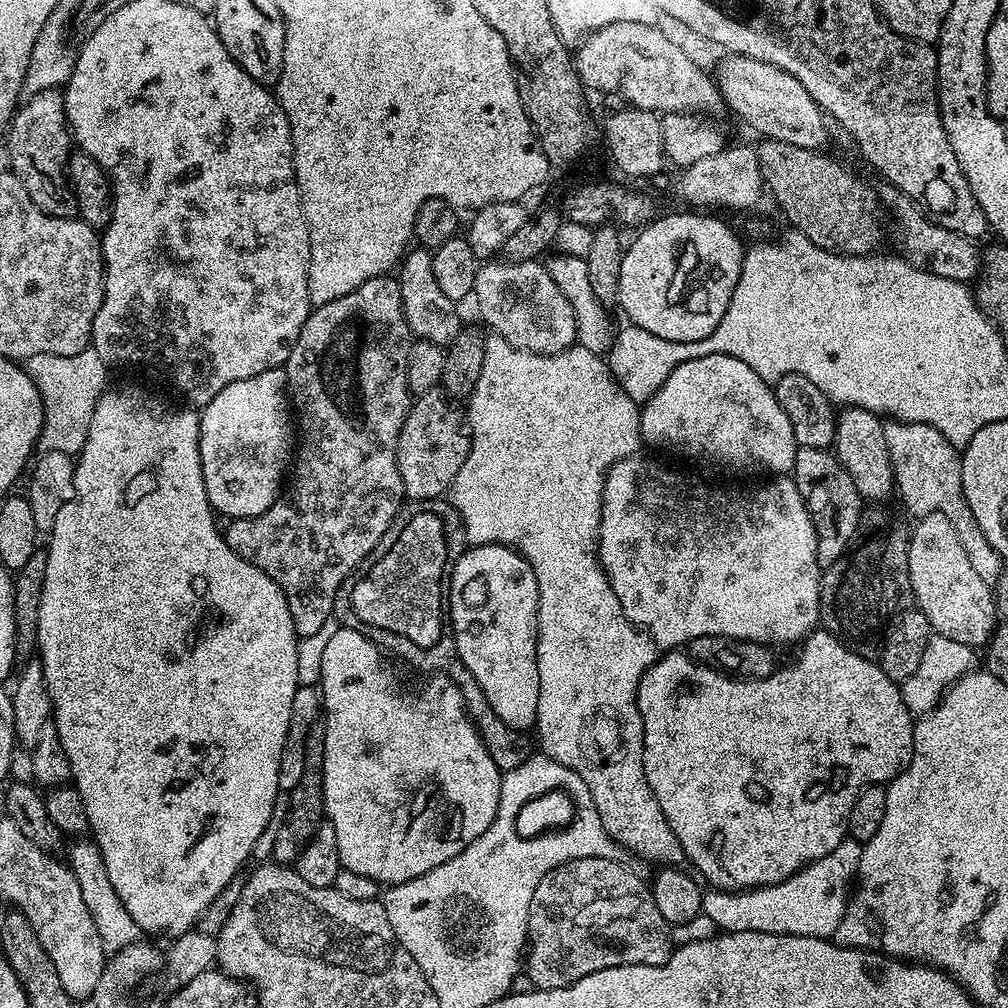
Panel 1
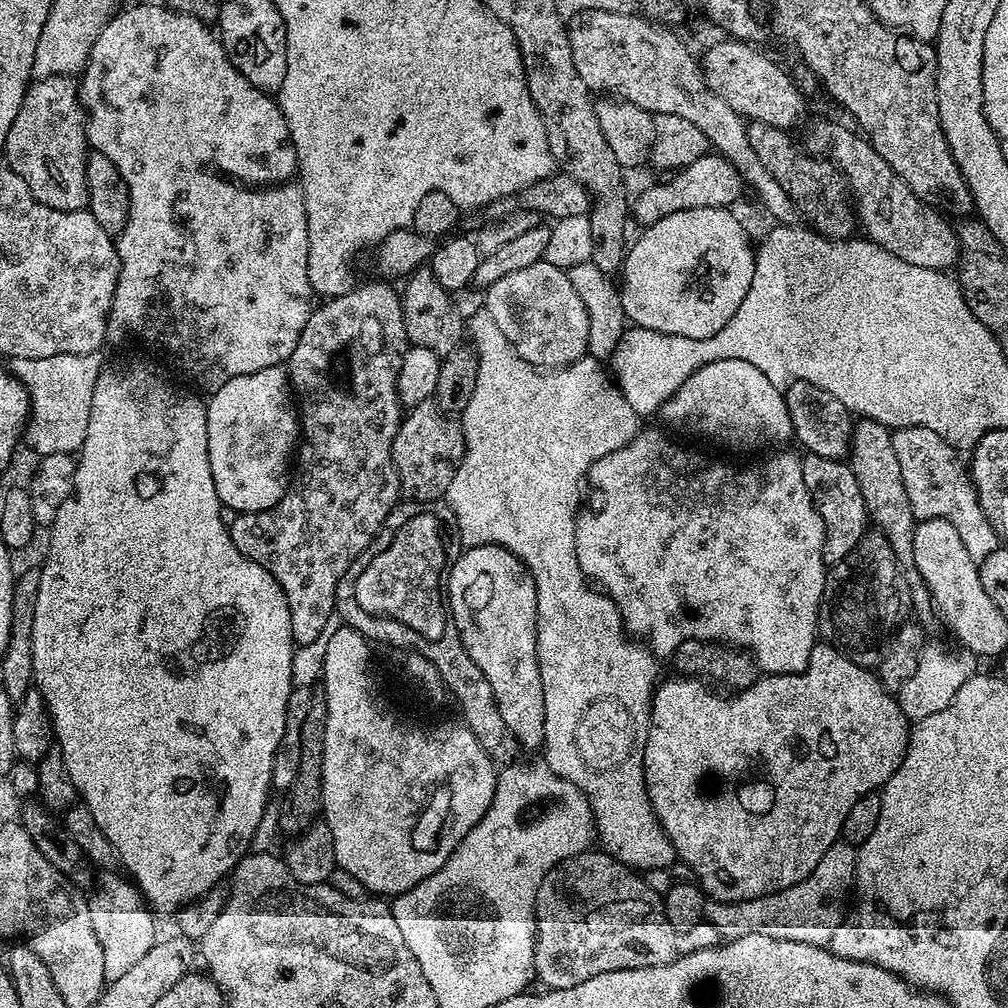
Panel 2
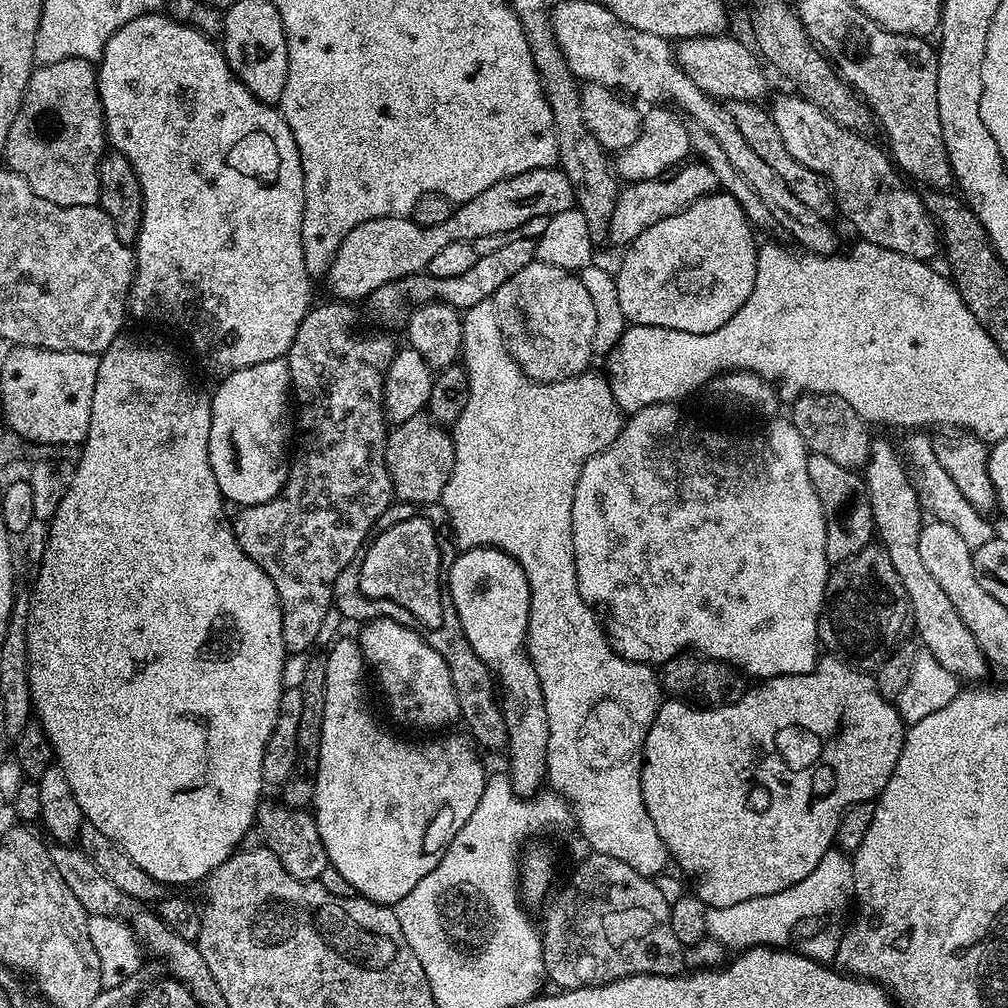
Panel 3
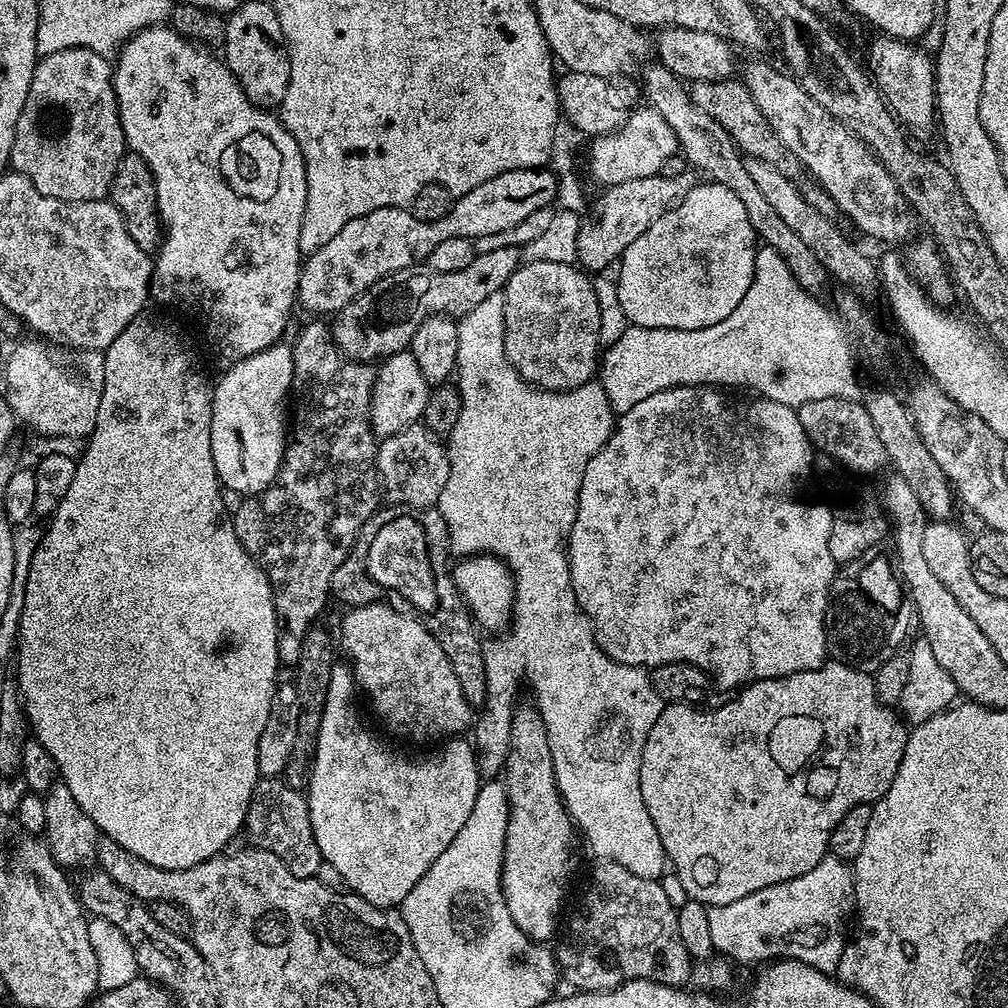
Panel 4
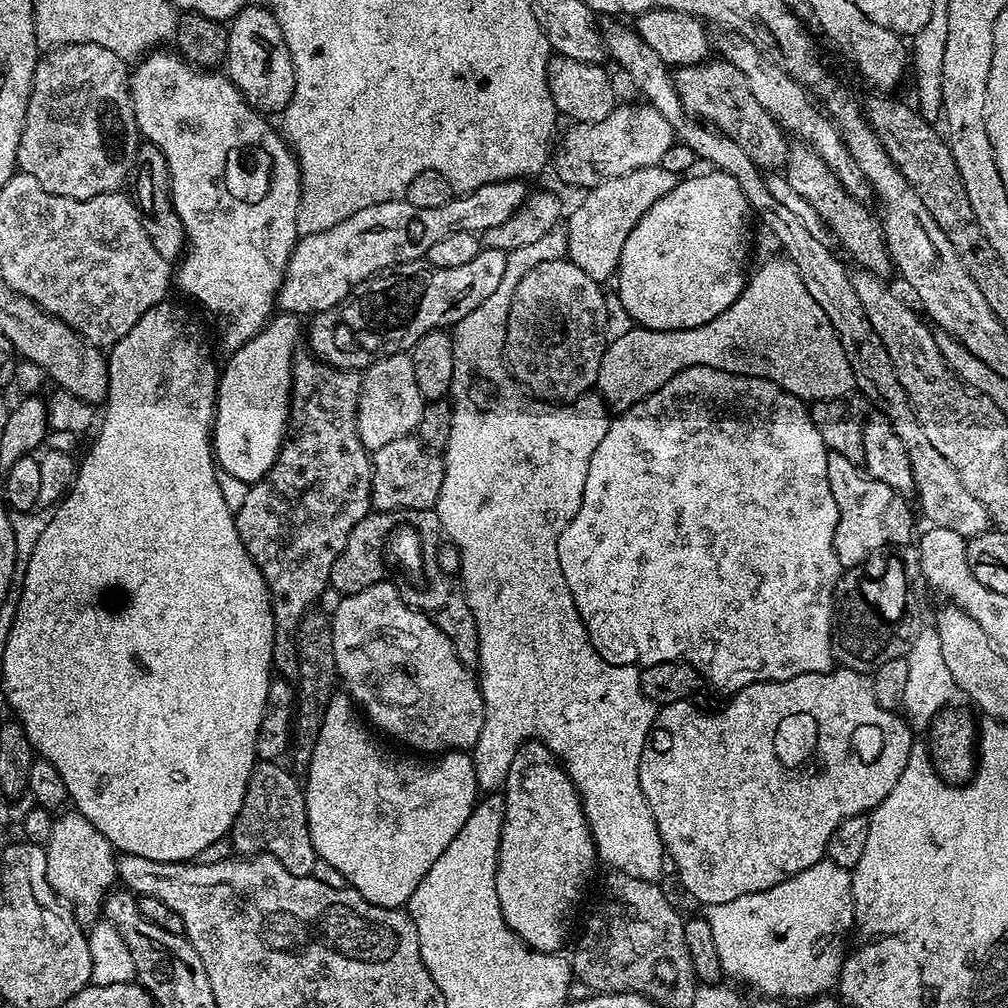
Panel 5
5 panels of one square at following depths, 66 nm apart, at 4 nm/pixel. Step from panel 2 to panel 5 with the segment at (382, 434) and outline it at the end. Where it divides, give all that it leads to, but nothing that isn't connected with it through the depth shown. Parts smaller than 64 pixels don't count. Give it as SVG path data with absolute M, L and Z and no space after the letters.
M297 351L292 358L292 395L288 405L288 431L284 437L284 445L280 448L274 466L270 466L270 470L264 477L249 487L246 502L242 502L242 506L234 513L238 534L242 538L242 546L246 546L250 558L258 566L258 570L268 587L268 597L272 600L274 634L276 635L276 644L272 647L272 667L284 678L295 678L300 674L298 670L298 646L296 645L296 632L300 628L300 620L315 605L312 603L324 591L326 593L329 591L328 579L330 578L330 570L334 570L334 558L338 558L338 554L342 554L342 550L346 546L346 538L350 538L350 530L354 530L354 526L358 526L358 522L362 522L362 518L368 515L372 508L372 457L368 449L364 447L356 425L360 382L361 377L355 371L325 364L324 361L312 355L311 351Z

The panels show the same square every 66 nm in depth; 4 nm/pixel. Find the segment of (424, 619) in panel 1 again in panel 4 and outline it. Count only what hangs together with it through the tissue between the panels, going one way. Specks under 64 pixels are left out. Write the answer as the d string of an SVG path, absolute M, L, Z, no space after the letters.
M401 514L394 518L394 522L386 522L386 526L374 534L374 542L370 542L368 554L371 557L372 575L381 583L399 588L407 600L415 601L426 614L435 613L436 575L426 546L426 534L415 515Z

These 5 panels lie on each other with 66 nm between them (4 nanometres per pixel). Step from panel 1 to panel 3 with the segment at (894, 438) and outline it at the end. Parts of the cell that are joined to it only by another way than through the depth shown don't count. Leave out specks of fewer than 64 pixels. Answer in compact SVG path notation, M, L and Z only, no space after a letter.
M924 430L913 431L909 435L912 437L904 444L905 449L903 448L907 463L910 465L911 475L914 477L916 493L920 495L921 509L927 515L929 512L932 520L941 520L946 522L946 526L954 526L954 530L958 530L958 535L962 537L962 542L966 542L968 548L975 550L978 546L986 546L986 542L994 538L992 524L988 521L989 517L979 512L974 506L970 506L966 498L962 498L962 490L954 486L954 478L950 478L950 474L942 470L942 462L938 462L933 437L928 437L926 433L927 431Z

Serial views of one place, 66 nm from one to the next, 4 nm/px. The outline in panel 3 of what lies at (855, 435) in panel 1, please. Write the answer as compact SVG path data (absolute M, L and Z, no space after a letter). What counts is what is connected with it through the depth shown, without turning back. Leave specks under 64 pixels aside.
M873 439L868 462L862 469L864 485L870 498L875 535L886 554L890 554L890 562L894 562L894 570L898 570L898 578L902 578L908 595L910 620L911 623L916 623L916 632L920 635L919 643L961 681L983 681L980 679L990 670L989 660L978 646L974 634L970 634L966 622L962 622L958 610L954 610L954 602L950 602L946 590L942 590L934 574L926 570L922 554L918 554L918 538L925 526L925 521L920 520L920 495L916 493L915 483L910 479L909 469L901 453L897 452L892 449L890 441Z

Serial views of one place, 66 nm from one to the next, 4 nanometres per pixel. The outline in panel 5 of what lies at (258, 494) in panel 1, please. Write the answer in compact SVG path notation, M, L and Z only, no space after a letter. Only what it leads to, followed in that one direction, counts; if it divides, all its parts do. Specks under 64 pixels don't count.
M280 312L273 315L272 319L268 321L268 325L250 340L246 342L246 346L235 349L231 353L232 356L228 360L228 365L223 365L222 371L218 376L218 387L216 390L216 414L214 423L212 425L212 451L215 455L219 471L230 474L234 478L238 478L242 482L246 482L249 486L256 483L270 470L270 466L274 466L274 462L278 458L280 448L284 445L284 437L288 431L288 405L292 395L292 358L298 351L296 339L302 336L302 320L301 317L290 314L289 312Z

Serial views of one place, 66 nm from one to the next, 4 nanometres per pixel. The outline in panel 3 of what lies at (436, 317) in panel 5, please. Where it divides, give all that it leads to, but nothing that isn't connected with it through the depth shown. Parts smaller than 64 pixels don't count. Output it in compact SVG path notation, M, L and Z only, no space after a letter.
M517 235L510 242L506 242L506 246L502 246L502 250L494 250L494 254L478 256L474 266L470 266L470 270L466 270L466 274L458 274L458 278L437 280L435 276L427 274L403 276L401 280L386 282L386 286L378 286L378 290L374 290L372 295L367 297L366 305L368 304L370 311L376 312L377 322L384 327L381 329L403 329L407 325L408 317L411 316L415 305L426 304L438 298L439 303L448 304L457 310L473 308L478 306L478 302L493 299L498 286L502 286L502 282L514 278L514 274L518 274L518 270L526 270L526 266L530 266L535 260L535 239Z

